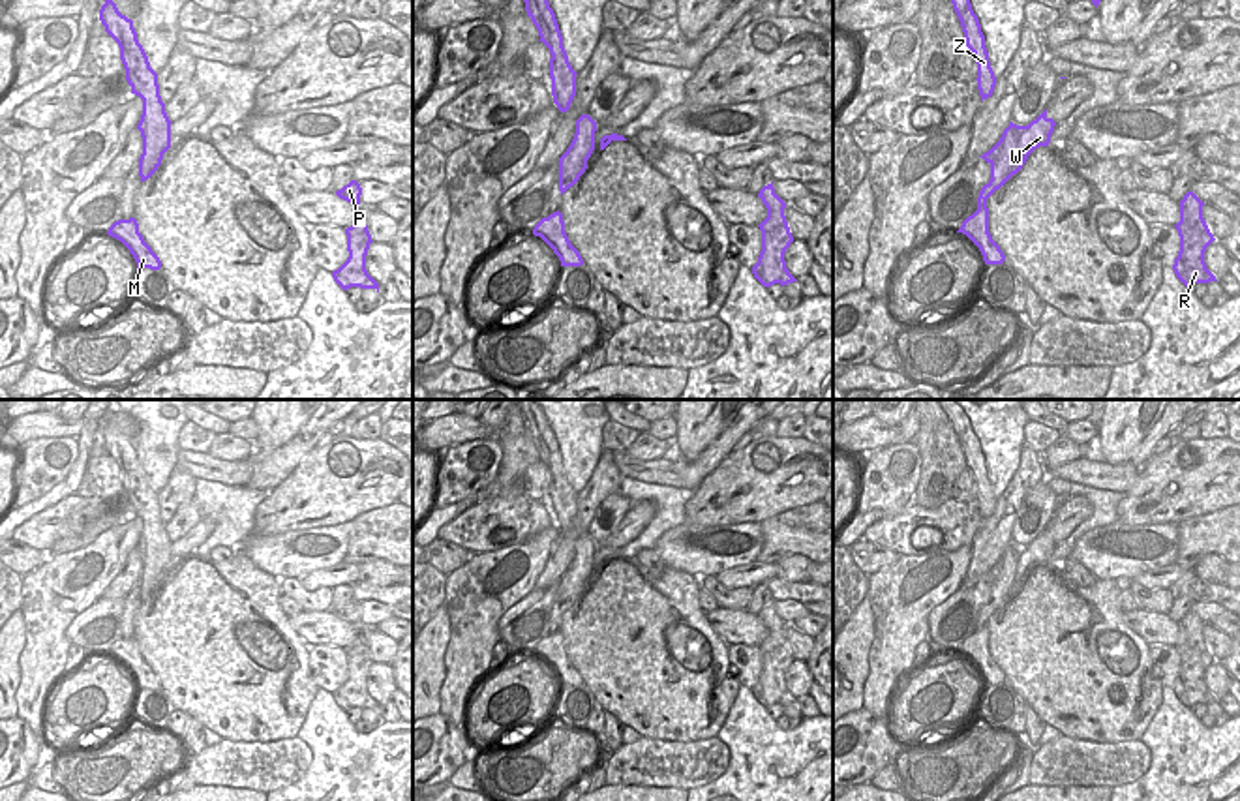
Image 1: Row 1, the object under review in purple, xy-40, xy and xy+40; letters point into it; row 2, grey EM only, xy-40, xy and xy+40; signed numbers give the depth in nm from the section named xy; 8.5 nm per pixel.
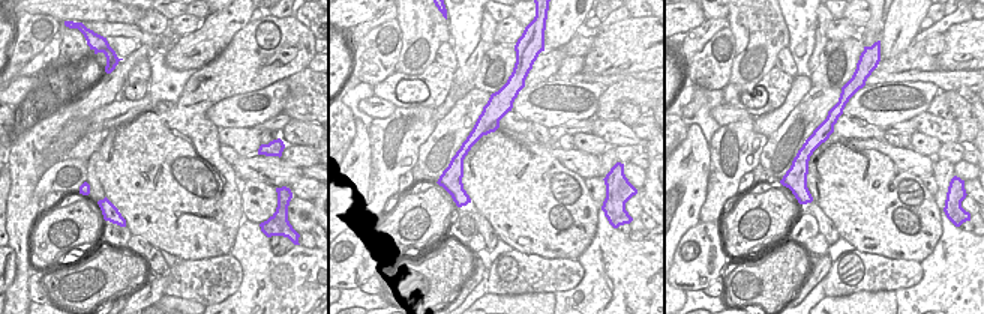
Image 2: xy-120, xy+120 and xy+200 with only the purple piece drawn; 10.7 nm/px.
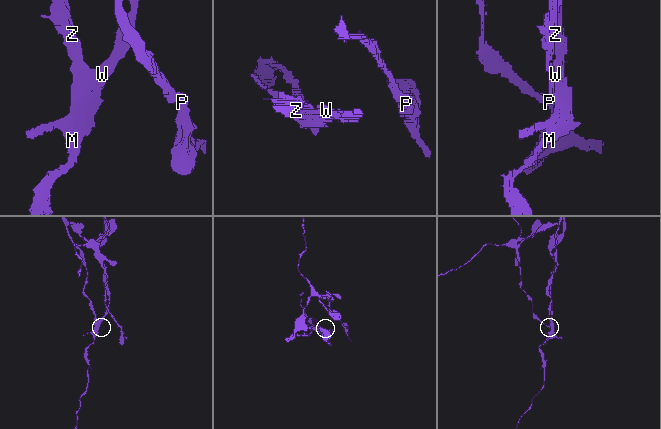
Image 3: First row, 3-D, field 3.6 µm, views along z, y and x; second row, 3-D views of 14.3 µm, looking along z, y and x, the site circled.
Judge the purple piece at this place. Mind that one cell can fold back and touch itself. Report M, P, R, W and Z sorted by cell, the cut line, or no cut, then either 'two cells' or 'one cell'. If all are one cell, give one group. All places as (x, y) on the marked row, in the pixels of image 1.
M W / P R Z | xy+40 (1028, 126), (1019, 137), (1012, 171), (1004, 177) | two cells

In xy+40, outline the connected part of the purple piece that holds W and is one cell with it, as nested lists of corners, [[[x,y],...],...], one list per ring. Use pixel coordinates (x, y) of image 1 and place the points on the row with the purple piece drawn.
[[[1047,109],[1028,124],[1019,137],[1015,163],[1011,174],[1006,176],[1000,167],[990,167],[990,180],[981,188],[977,197],[977,210],[968,216],[957,233],[966,234],[981,251],[985,264],[1002,264],[1006,261],[1004,251],[992,240],[989,233],[989,208],[987,199],[1000,189],[1013,174],[1017,174],[1026,163],[1028,156],[1039,148],[1049,146],[1056,122],[1047,116]]]

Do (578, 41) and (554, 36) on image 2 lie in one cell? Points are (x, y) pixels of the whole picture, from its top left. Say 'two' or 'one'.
two

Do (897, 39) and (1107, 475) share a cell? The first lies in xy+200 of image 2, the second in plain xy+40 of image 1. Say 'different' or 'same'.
different

